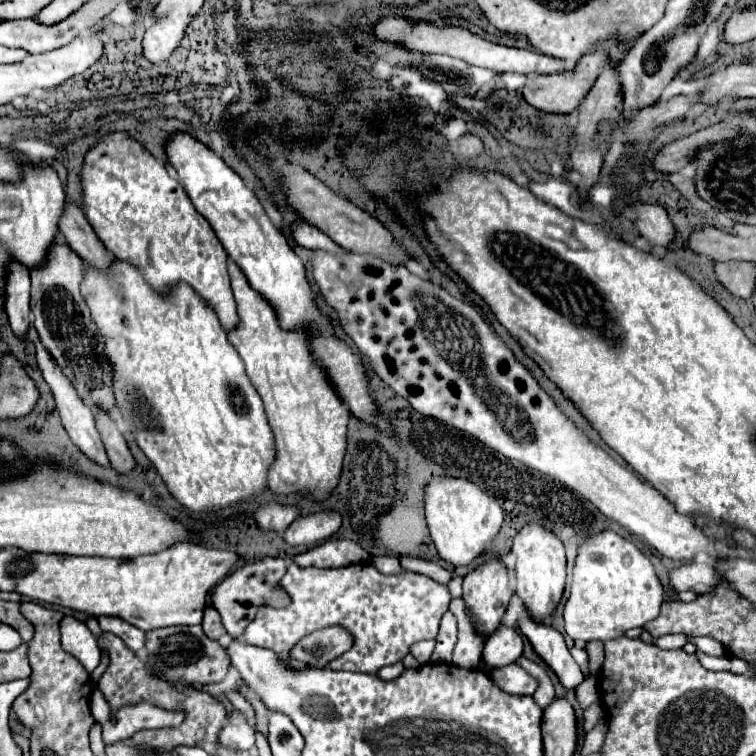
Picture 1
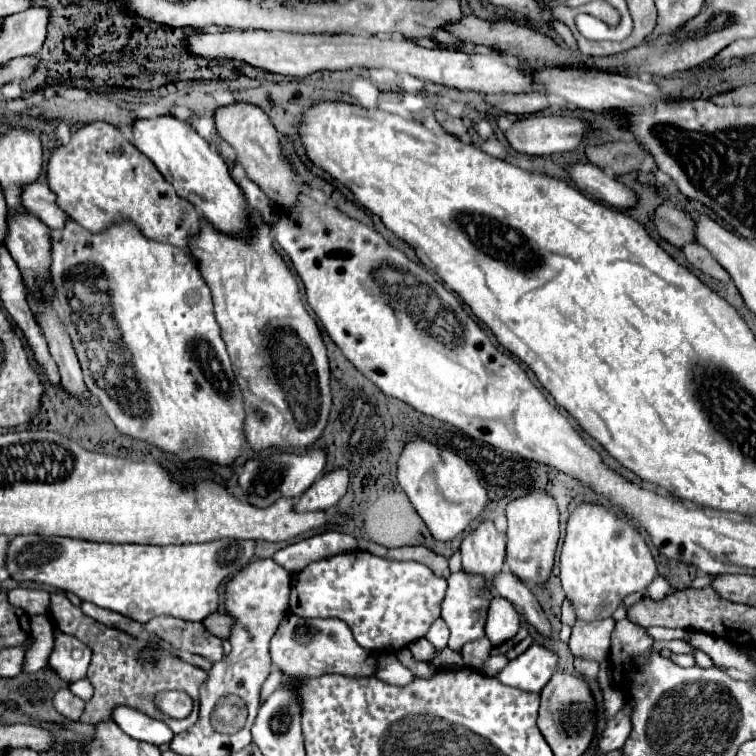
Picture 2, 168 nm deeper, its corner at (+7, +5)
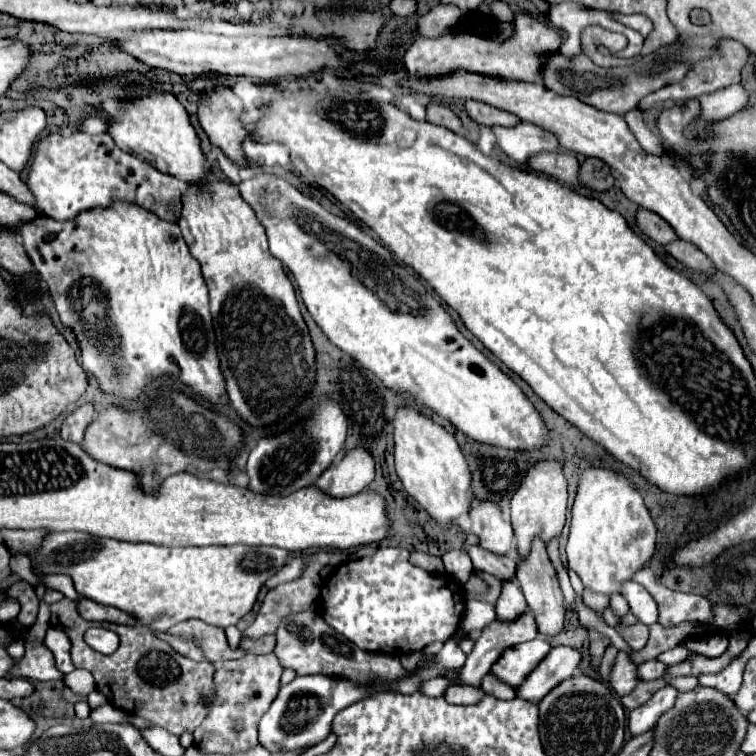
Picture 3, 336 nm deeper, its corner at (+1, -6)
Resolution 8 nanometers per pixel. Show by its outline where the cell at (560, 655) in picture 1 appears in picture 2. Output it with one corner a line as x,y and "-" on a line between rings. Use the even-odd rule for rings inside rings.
503,570
493,576
493,592
495,596
505,596
507,600
511,600
521,610
521,616
527,620
527,624
537,628
541,634
551,636
549,620
543,614
537,598
529,590
529,586
523,584
523,580
519,580
513,572

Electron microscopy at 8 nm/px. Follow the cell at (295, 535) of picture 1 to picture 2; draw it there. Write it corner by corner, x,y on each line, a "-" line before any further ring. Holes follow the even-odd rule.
339,468
317,478
297,502
297,510
329,510
339,502
349,484
349,472

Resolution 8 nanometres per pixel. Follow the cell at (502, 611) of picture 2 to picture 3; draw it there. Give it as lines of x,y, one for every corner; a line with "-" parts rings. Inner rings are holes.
503,583
501,597
495,605
497,619
503,621
503,623
513,623
525,611
527,611
527,603
525,603
523,593
519,591
519,587
515,583

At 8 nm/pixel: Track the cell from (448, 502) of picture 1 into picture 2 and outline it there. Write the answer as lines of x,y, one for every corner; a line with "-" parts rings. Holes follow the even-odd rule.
413,440
403,446
397,462
397,482
431,530
433,538
441,542
455,540
487,504
487,492
479,484
471,466
453,450
425,440

